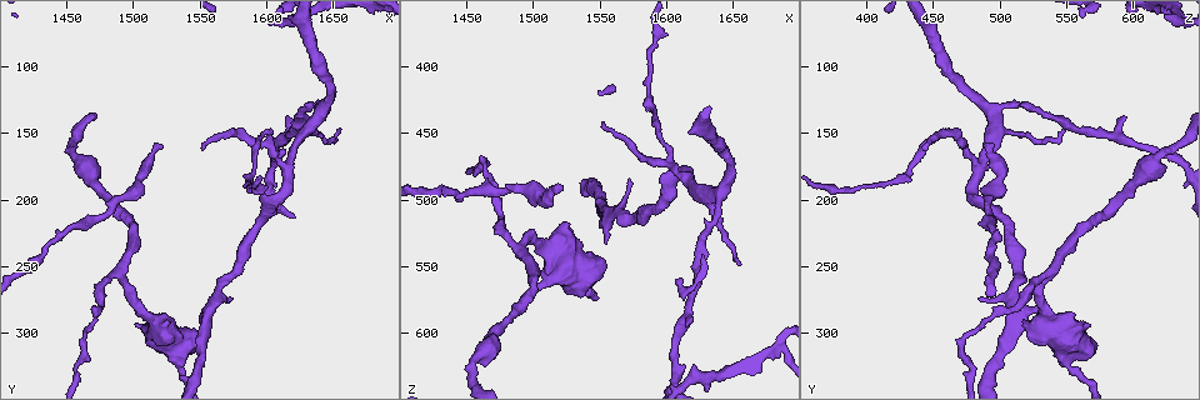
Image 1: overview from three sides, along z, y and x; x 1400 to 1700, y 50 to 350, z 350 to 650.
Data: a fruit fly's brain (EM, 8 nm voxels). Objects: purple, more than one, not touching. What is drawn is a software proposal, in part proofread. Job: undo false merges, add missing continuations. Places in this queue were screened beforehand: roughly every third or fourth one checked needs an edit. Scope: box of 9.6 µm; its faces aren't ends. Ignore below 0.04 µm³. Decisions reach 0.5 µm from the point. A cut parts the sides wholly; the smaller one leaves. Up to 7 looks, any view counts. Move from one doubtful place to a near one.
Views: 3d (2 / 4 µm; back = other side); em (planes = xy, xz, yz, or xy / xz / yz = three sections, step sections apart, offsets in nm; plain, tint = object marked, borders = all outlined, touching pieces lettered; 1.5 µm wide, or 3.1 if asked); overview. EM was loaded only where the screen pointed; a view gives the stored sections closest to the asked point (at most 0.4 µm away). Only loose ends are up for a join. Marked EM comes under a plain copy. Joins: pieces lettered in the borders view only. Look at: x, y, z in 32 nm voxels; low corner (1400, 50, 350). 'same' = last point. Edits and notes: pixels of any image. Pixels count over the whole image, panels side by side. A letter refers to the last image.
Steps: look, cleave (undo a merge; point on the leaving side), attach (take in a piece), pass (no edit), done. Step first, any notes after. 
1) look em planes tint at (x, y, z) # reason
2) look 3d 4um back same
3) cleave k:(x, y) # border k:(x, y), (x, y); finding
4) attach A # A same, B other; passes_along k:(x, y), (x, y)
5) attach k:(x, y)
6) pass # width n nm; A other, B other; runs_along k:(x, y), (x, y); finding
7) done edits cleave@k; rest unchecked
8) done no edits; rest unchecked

look 3d 4um at (1526, 290, 520) # thick end

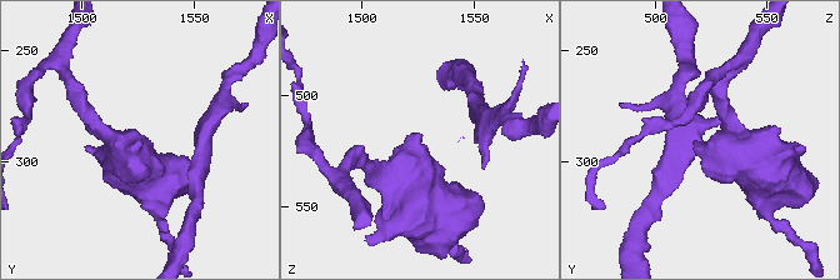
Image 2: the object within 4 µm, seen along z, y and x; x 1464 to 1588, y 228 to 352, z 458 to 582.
look em xz step 8 borders at (1526, 291, 518)

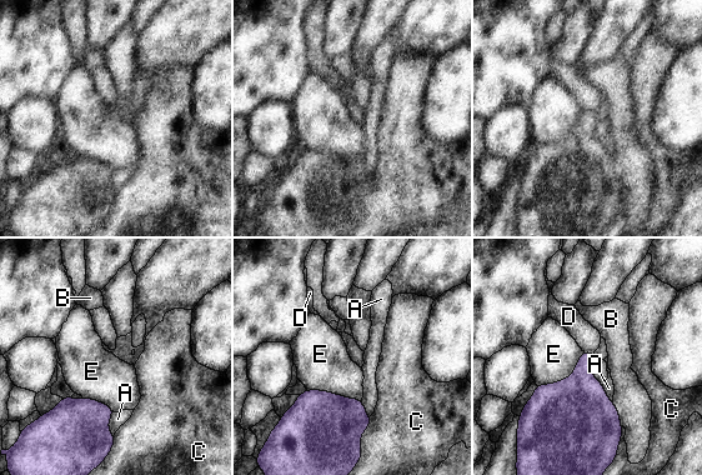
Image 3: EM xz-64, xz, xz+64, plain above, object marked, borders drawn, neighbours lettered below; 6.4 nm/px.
pass # A other, B other, C other, D other, E other; border 3:(583, 350), (593, 353); no lettered piece goes on from it

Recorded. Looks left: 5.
look 3d 2um at (1524, 162, 492) # an open end

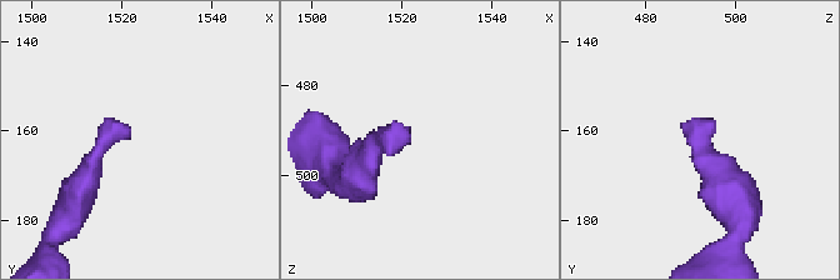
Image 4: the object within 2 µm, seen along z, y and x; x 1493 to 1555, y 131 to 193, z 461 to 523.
look em planes borders at (1522, 162, 492) # need the tissue

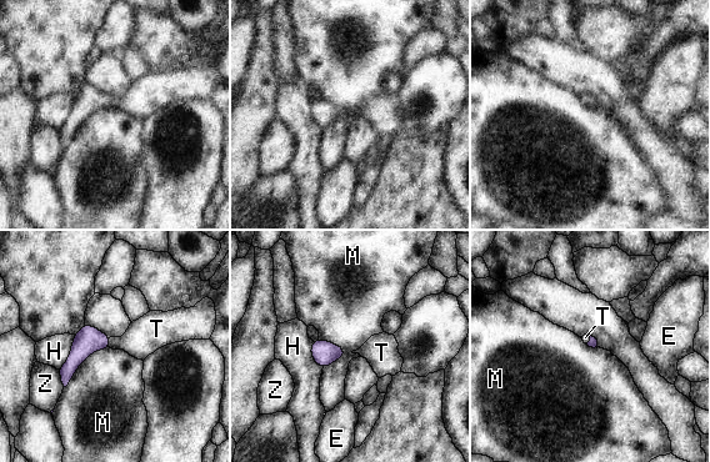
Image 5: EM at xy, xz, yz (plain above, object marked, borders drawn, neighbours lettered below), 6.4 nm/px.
attach T # E other, H other, M other, T same, Z other; passes_along 5:(89, 340), (109, 342), (144, 336); the neuron continues

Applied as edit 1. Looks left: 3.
look overview

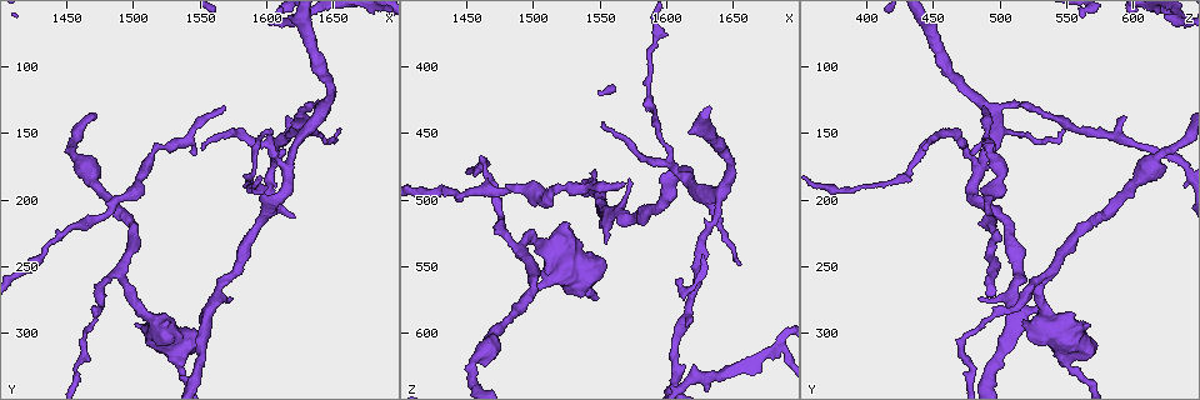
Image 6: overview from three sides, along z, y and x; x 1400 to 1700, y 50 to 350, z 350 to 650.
look em planes borders at (1552, 162, 440) # an open end

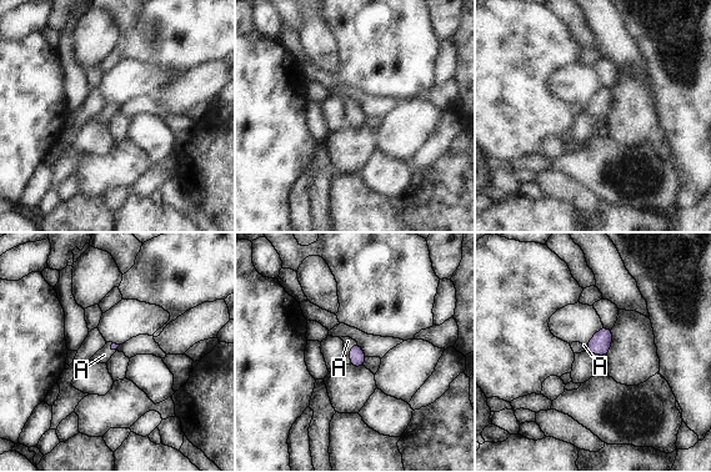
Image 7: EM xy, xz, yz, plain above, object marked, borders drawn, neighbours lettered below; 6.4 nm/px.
attach A # A same; passes_along 7:(357, 356), (350, 354), (348, 341); the neuron continues

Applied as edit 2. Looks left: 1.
done edits attach@5, attach@7; rest unchecked

